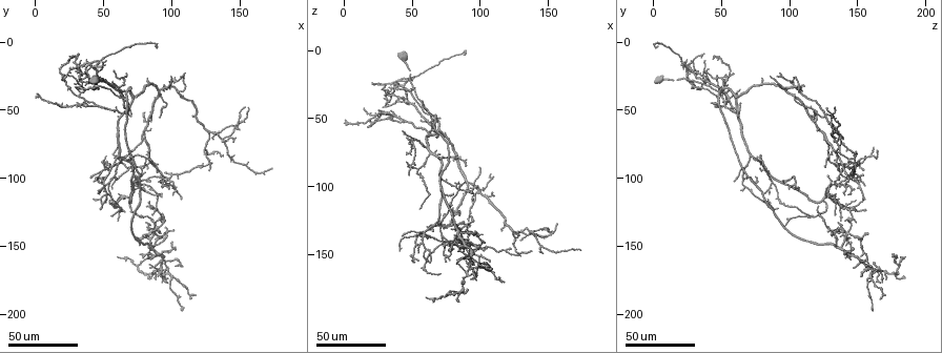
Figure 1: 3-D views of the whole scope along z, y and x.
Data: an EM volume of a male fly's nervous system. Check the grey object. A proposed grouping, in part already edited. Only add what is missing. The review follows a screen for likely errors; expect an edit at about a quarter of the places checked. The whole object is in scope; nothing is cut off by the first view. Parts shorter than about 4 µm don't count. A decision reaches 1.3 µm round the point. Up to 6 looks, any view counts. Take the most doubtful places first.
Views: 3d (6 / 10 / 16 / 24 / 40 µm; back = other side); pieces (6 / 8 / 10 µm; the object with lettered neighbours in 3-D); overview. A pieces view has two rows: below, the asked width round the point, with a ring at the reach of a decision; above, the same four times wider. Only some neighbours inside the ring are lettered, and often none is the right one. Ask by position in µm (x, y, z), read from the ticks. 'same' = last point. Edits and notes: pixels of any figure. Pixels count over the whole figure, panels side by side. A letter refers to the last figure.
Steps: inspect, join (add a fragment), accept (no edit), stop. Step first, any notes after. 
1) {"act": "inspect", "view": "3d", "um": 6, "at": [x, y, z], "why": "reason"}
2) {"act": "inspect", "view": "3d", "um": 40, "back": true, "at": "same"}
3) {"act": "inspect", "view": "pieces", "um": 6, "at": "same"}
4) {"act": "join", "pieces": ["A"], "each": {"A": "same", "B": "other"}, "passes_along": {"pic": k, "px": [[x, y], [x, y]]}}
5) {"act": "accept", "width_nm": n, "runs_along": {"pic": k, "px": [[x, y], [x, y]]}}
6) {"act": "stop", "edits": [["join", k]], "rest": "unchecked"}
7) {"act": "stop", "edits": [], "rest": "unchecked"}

{"act": "inspect", "view": "3d", "um": 40, "at": [114, 54, 134], "why": "an open end"}

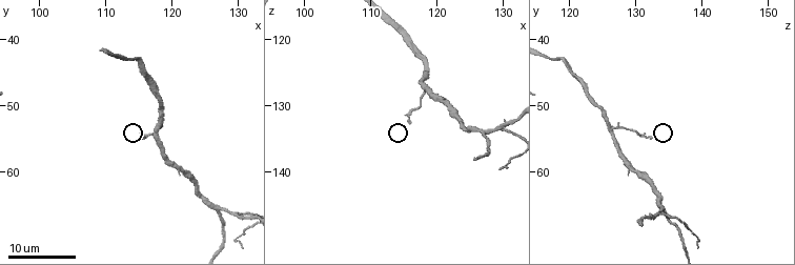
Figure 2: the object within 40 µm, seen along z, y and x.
{"act": "inspect", "view": "pieces", "um": 6, "at": [116.0, 55.0, 132.5]}

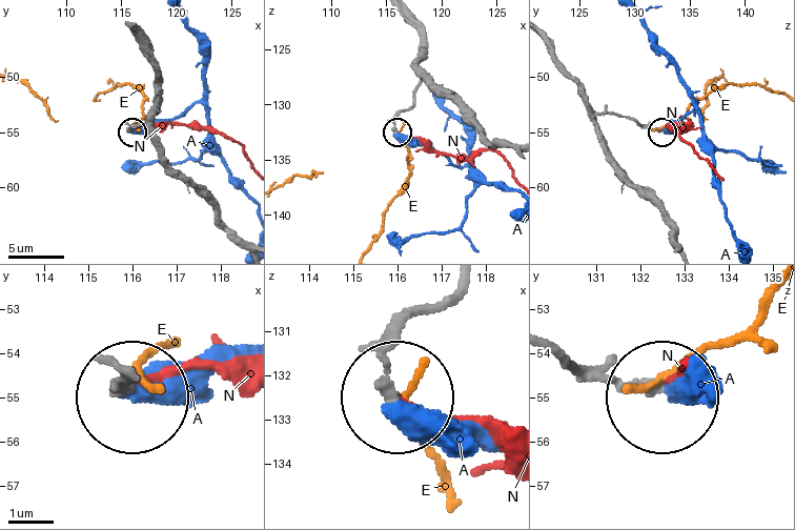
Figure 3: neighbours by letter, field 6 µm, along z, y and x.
{"act": "accept", "width_nm": 260, "each": {"A": "other", "E": "other", "N": "other"}, "runs_along": {"pic": 3, "px": [[452, 289], [392, 345], [392, 398]]}, "found": "no lettered fragment goes on from it"}

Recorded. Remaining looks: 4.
{"act": "inspect", "view": "3d", "um": 40, "at": [98, 176, 166], "why": "thin end"}

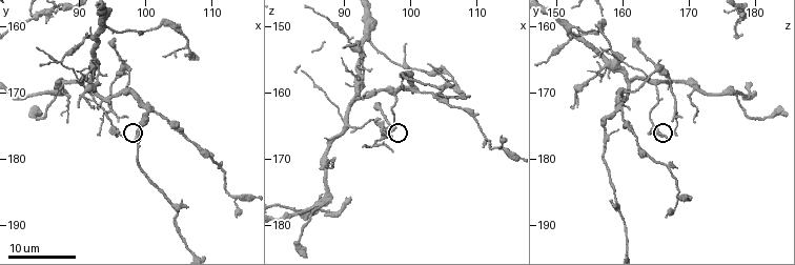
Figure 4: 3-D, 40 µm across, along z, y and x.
{"act": "inspect", "view": "pieces", "um": 6, "at": [96.5, 176.5, 166.5]}

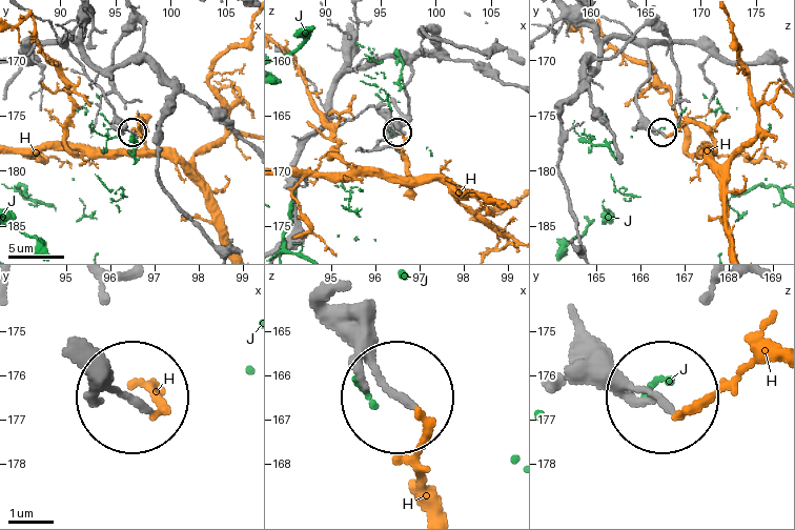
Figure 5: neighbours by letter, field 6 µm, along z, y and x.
{"act": "accept", "width_nm": 130, "each": {"H": "other", "J": "other"}, "runs_along": {"pic": 5, "px": [[76, 347], [128, 392]]}, "found": "no lettered fragment goes on from it"}

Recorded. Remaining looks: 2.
{"act": "inspect", "view": "3d", "um": 24, "at": [158, 48, 126], "why": "thin end"}

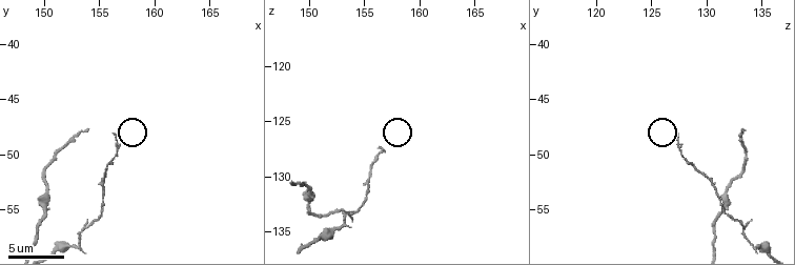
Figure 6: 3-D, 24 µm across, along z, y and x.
{"act": "inspect", "view": "pieces", "um": 10, "at": [156.4, 48.2, 127.2]}

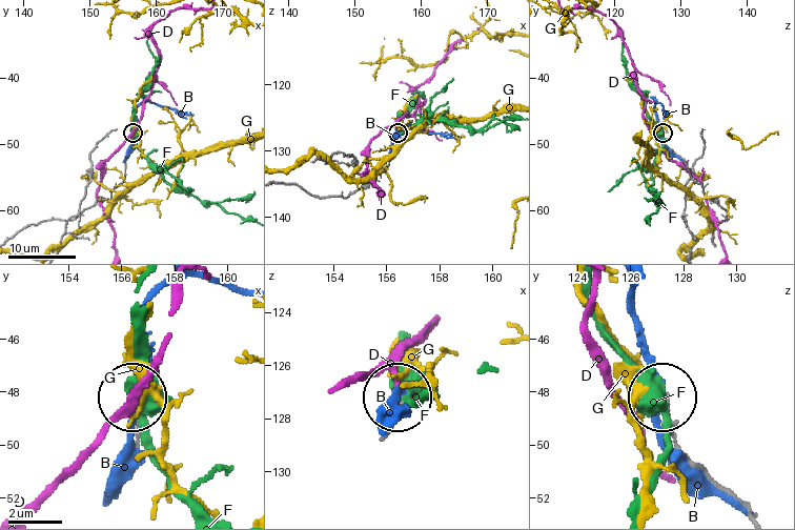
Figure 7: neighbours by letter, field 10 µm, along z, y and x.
{"act": "accept", "each": {"B": "other", "D": "other", "F": "other", "G": "other"}, "found": "no lettered fragment goes on from it"}

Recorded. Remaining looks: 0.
{"act": "stop", "edits": [], "rest": "unchecked"}

